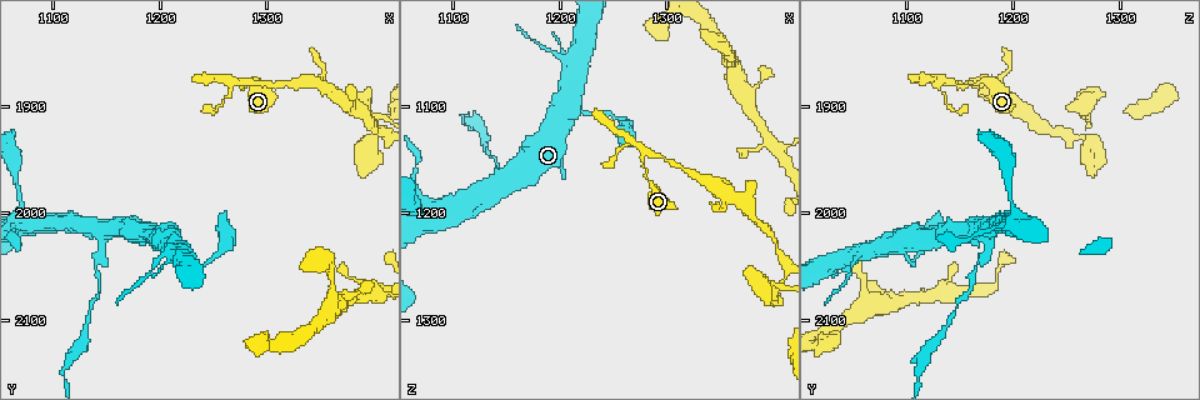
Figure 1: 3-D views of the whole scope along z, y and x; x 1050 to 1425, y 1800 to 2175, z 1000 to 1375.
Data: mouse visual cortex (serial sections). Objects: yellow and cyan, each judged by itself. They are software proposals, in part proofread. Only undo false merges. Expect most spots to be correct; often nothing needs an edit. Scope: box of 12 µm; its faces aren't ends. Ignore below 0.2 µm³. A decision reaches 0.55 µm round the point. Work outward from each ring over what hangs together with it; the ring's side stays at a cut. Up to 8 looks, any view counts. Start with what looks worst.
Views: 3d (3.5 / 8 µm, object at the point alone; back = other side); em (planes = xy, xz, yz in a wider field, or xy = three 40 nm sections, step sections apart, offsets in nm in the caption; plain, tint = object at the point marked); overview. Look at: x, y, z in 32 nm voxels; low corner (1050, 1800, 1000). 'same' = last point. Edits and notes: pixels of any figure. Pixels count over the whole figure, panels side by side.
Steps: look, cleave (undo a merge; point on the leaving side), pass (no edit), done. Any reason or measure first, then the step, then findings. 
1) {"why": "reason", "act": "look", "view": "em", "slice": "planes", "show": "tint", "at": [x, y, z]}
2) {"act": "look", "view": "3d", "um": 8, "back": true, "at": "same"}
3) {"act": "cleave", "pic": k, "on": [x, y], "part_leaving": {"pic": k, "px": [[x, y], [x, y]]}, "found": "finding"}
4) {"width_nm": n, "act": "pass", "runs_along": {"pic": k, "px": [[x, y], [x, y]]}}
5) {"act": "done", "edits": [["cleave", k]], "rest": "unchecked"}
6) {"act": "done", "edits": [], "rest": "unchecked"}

{"why": "narrows sharply", "act": "look", "view": "3d", "um": 3.5, "back": true, "at": [1278, 1880, 1158]}

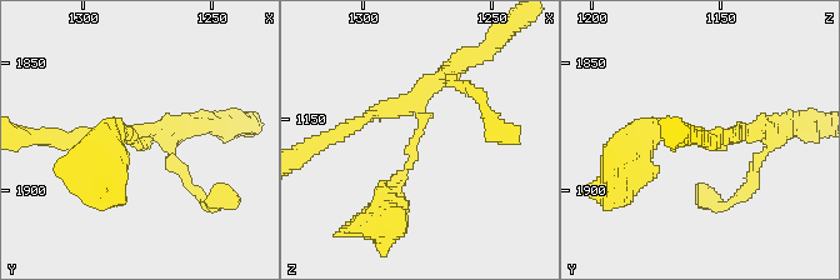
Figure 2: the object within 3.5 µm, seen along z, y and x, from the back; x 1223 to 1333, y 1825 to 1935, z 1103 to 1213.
{"why": "need the tissue", "act": "look", "view": "em", "slice": "planes", "show": "tint", "at": [1279, 1882, 1157]}

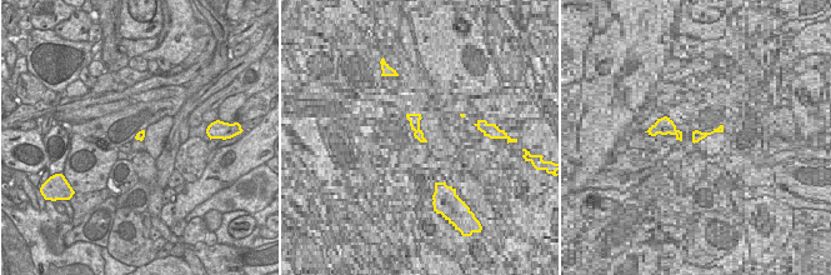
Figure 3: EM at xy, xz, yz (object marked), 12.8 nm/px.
{"act": "pass", "runs_along": {"pic": 2, "px": [[390, 200], [421, 114], [368, 118]]}, "found": "one cell here"}

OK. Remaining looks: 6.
{"why": "abrupt turn", "act": "look", "view": "3d", "um": 8, "at": [1400, 1932, 1272]}

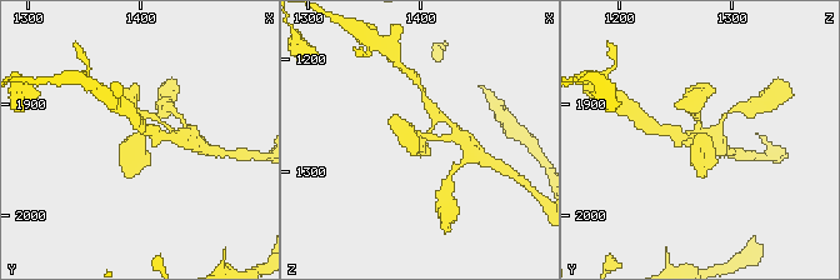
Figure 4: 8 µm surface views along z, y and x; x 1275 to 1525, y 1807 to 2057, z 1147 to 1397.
{"why": "closer look", "act": "look", "view": "3d", "um": 3.5, "at": [1400, 1934, 1272]}

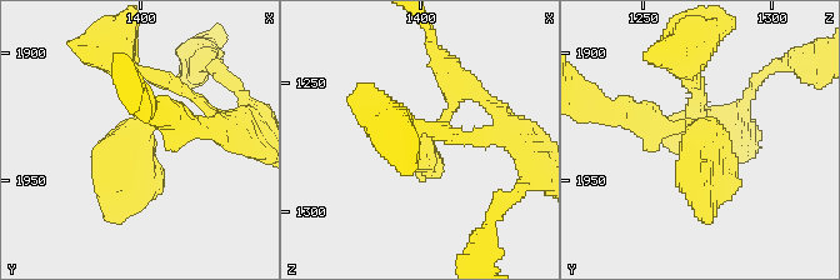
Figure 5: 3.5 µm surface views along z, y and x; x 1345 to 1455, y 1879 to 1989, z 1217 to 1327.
{"act": "look", "view": "em", "slice": "xy", "step": 2, "show": "tint", "at": [1401, 1931, 1272]}

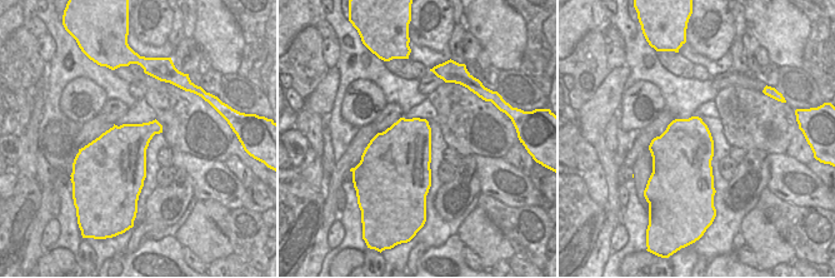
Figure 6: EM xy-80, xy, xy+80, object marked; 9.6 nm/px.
{"act": "pass", "runs_along": {"pic": 5, "px": [[639, 118], [703, 133], [703, 209]]}, "found": "one cell here"}

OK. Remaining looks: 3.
{"why": "three-way junction", "act": "look", "view": "3d", "um": 3.5, "at": [1144, 2026, 1174]}

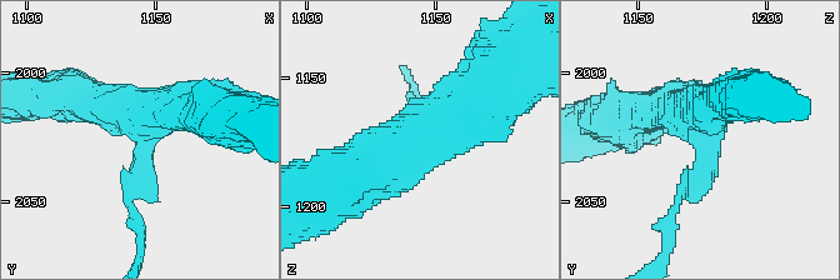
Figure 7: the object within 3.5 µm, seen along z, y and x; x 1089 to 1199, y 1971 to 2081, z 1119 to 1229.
{"arms": 3, "arm_widths_nm": [250, 500, 500], "why": "need the tissue", "act": "look", "view": "em", "slice": "xy", "step": 3, "show": "tint", "at": [1147, 2027, 1175]}

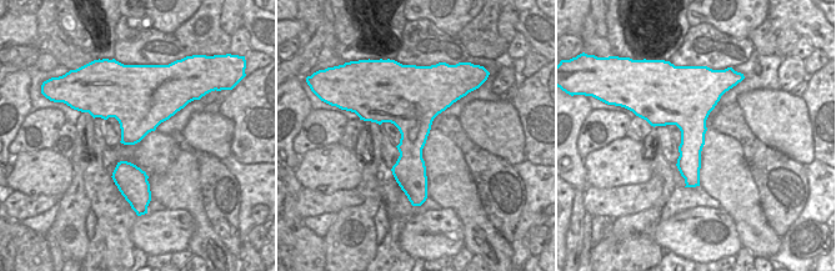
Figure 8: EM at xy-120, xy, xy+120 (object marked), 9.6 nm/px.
{"act": "cleave", "pic": 7, "on": [671, 239], "part_leaving": {"pic": 7, "px": [[684, 189], [665, 231], [663, 261]]}, "found": "a second cell is stuck on"}

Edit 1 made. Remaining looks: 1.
{"act": "done", "edits": [["cleave", 7]], "rest": "unchecked"}

